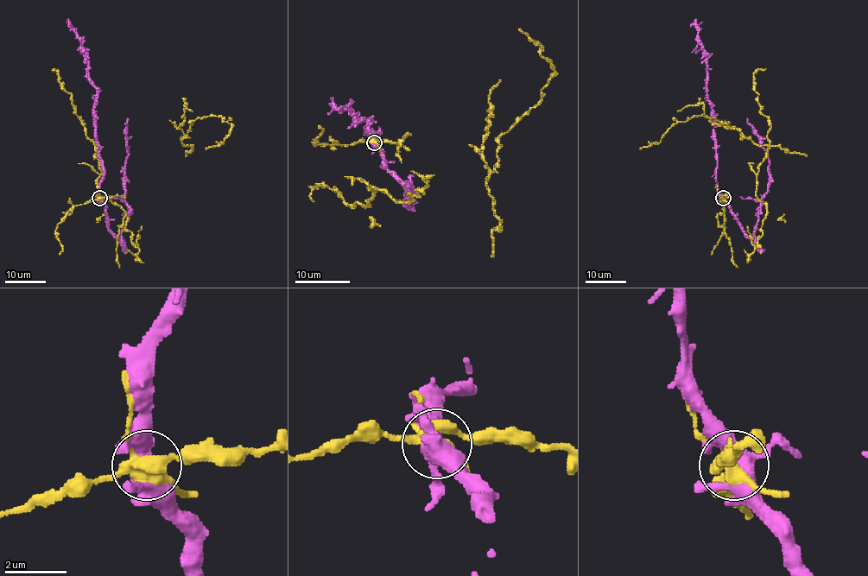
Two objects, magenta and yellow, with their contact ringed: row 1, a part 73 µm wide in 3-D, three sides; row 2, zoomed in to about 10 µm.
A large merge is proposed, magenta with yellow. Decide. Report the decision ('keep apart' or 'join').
join

